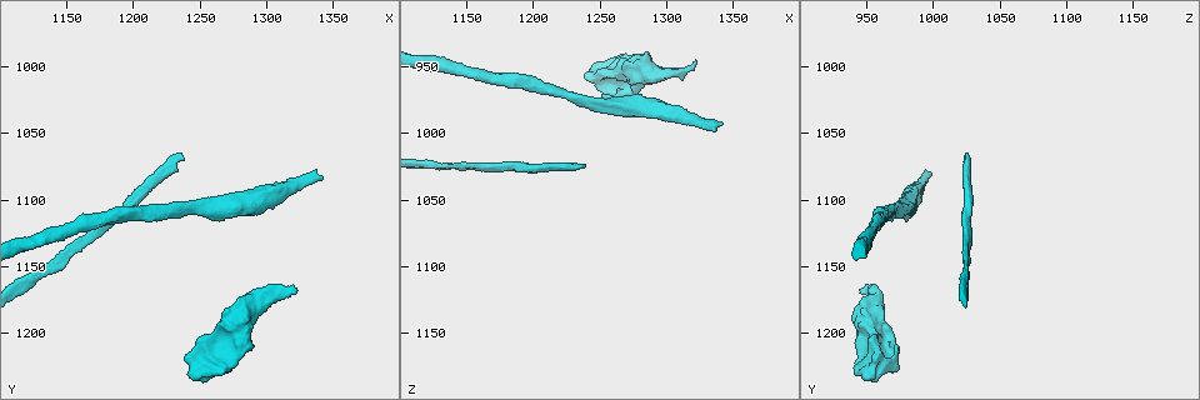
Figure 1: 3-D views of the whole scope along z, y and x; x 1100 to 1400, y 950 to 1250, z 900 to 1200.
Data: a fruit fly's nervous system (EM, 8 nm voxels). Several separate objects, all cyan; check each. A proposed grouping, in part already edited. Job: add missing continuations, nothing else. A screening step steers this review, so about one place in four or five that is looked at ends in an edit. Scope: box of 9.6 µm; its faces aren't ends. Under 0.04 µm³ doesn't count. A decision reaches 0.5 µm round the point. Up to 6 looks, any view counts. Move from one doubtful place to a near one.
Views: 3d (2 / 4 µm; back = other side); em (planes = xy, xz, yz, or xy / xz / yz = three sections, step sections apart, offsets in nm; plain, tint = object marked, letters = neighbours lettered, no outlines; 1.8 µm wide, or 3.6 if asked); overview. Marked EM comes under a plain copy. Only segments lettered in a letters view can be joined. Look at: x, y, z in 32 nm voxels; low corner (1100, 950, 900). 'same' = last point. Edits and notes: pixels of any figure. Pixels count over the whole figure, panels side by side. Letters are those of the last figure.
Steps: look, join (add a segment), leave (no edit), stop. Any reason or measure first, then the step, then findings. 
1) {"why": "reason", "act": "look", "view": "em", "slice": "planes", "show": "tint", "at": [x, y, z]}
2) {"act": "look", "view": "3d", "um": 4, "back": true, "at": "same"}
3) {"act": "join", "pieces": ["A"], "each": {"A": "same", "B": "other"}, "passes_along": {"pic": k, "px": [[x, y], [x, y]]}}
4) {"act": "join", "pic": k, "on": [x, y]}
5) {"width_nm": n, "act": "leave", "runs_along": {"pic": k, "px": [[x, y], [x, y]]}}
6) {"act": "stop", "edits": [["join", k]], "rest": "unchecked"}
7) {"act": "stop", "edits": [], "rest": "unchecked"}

{"why": "free end", "act": "look", "view": "em", "slice": "planes", "show": "letters", "at": [1324, 1172, 946]}

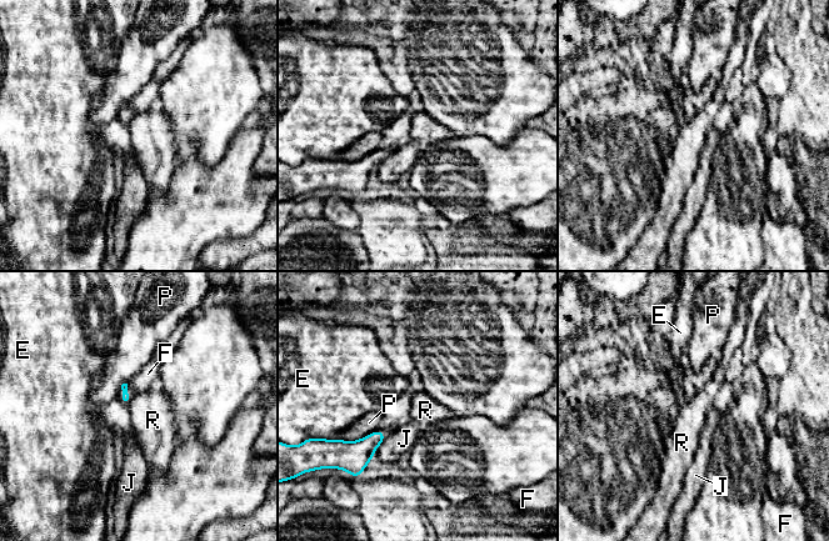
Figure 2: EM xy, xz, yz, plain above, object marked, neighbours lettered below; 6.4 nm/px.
{"act": "join", "pieces": ["F"], "each": {"E": "other", "F": "same", "J": "other", "P": "other", "R": "other"}, "passes_along": {"pic": 2, "px": [[124, 397], [126, 390], [148, 374]]}, "found": "the cell continues"}

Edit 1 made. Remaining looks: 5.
{"act": "look", "view": "em", "um": 3.6, "slice": "planes", "show": "letters", "at": [1254, 1210, 972]}

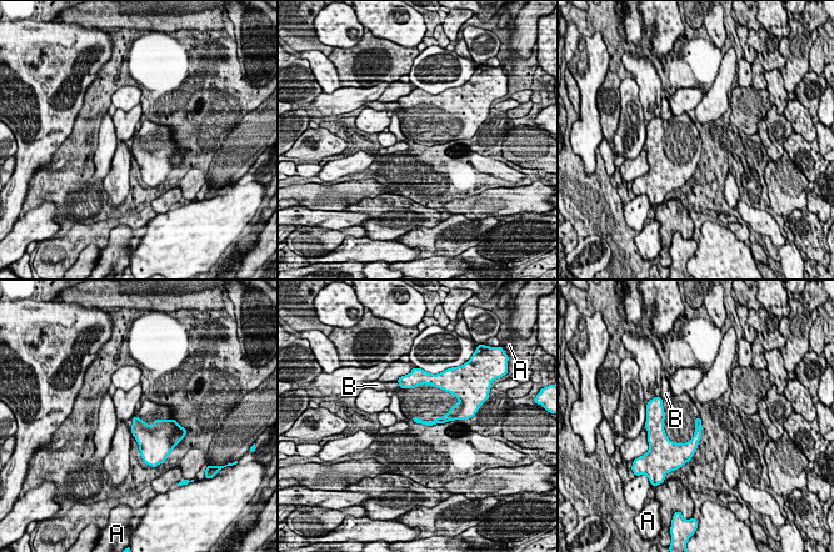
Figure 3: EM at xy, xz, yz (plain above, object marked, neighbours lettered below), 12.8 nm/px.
{"act": "leave", "each": {"A": "other", "B": "other"}, "border": {"pic": 3, "px": [[130, 431], [133, 435]]}, "found": "no lettered segment goes on from it"}

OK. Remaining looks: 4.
{"why": "redraw", "act": "look", "view": "overview"}

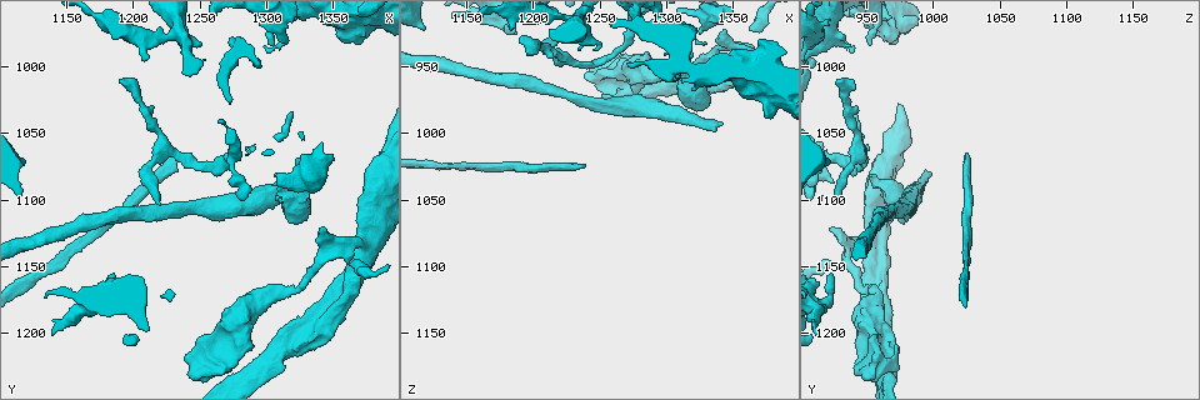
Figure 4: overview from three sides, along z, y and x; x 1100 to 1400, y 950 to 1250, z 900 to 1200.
{"why": "free end", "act": "look", "view": "em", "slice": "yz", "step": 8, "show": "letters", "at": [1186, 1154, 926]}

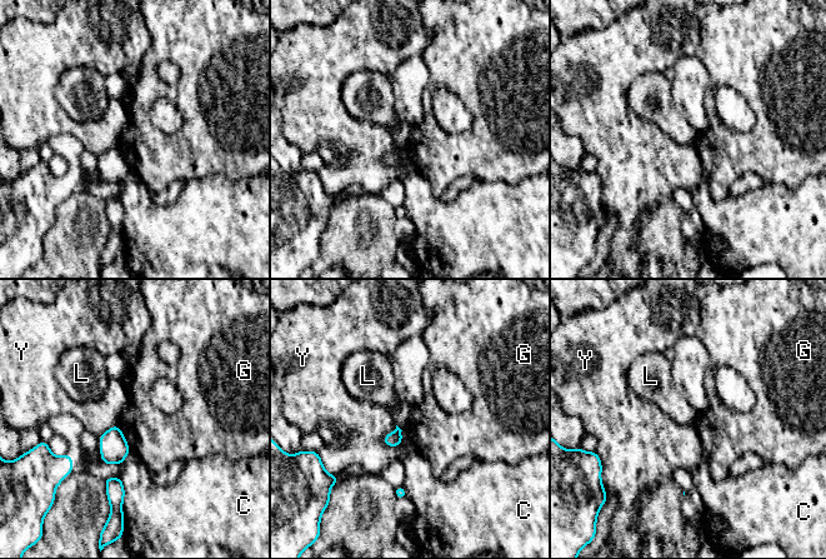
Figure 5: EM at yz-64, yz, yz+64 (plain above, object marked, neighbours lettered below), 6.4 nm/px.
{"act": "look", "view": "em", "slice": "planes", "show": "letters", "at": "same"}

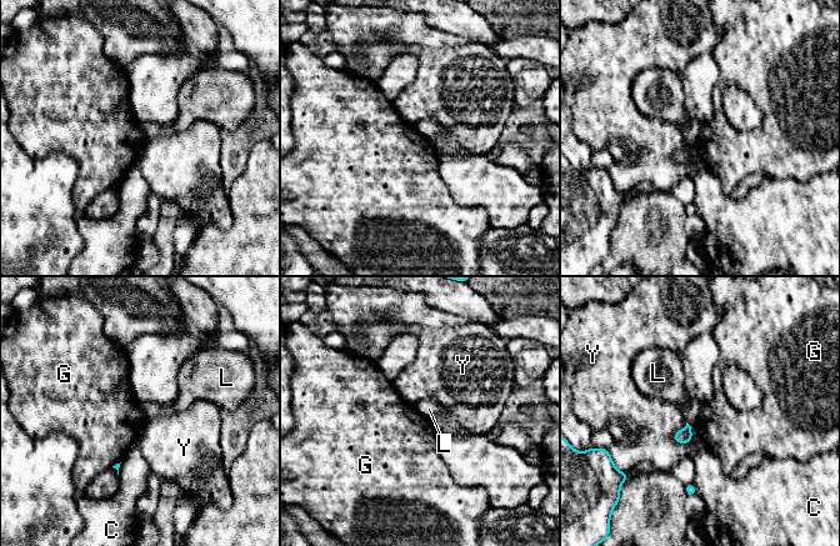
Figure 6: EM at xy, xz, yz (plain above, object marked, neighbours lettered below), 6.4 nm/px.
{"act": "leave", "each": {"C": "other", "G": "other", "L": "other", "Y": "other"}, "border": {"pic": 6, "px": [[686, 421], [691, 427]]}, "found": "none of them fits"}

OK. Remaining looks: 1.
{"act": "stop", "edits": [["join", 2]], "rest": "unchecked"}

